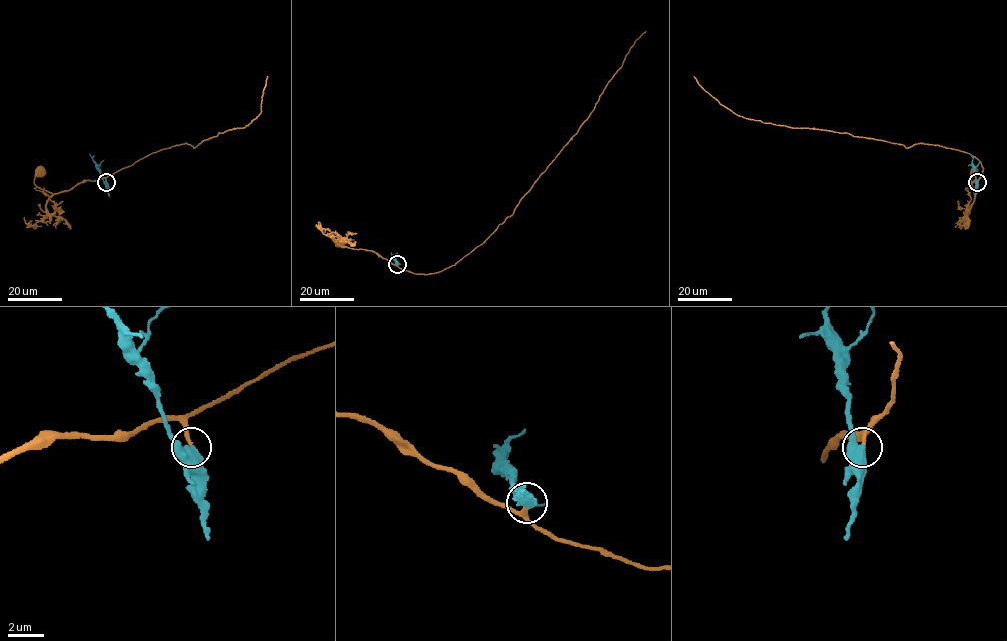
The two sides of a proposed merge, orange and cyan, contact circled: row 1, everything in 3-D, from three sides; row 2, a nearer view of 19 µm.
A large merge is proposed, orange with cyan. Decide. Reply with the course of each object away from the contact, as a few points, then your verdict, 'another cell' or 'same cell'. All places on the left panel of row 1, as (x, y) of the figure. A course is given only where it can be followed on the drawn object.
orange via (106, 182), (104, 178), (83, 180), (69, 190), (51, 193), (34, 183), (38, 172) | cyan via (106, 182), (90, 153) | same cell

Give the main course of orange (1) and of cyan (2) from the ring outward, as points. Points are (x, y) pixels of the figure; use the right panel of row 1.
1: (977, 182), (979, 178), (972, 184), (974, 193), (971, 183), (973, 172)
2: (977, 182), (970, 153)

